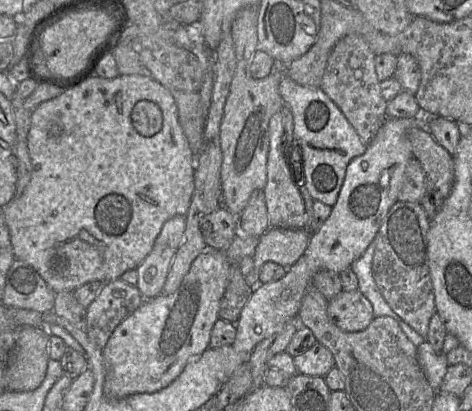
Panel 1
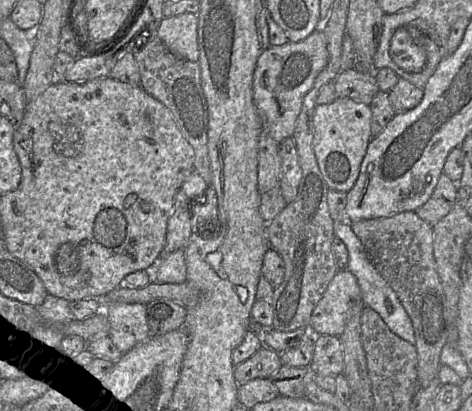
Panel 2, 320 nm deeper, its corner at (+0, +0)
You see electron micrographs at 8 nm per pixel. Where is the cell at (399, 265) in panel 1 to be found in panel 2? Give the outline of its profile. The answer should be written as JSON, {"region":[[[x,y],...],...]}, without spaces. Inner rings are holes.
{"region":[[[403,211],[388,217],[361,219],[351,223],[351,228],[411,319],[418,355],[419,386],[425,388],[438,377],[442,348],[449,336],[449,313],[434,257],[433,226],[416,211]]]}

